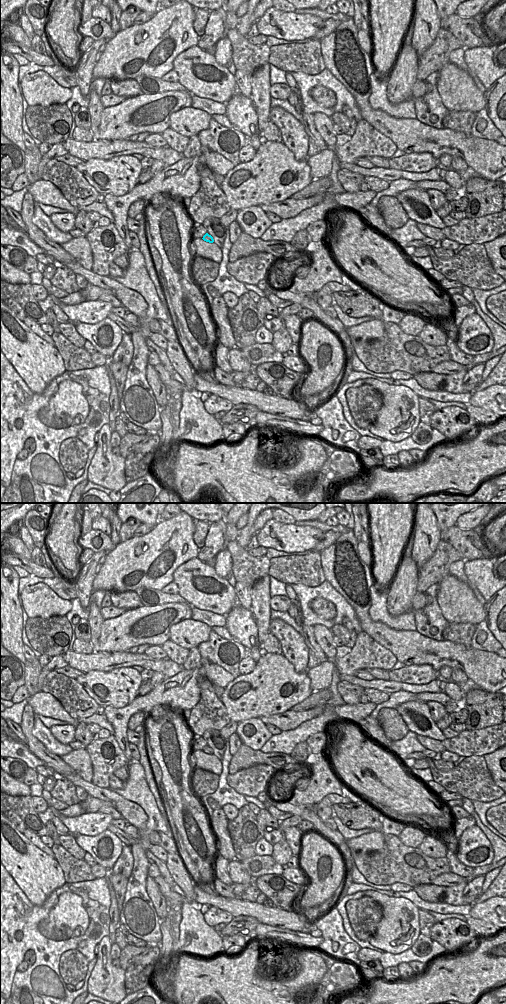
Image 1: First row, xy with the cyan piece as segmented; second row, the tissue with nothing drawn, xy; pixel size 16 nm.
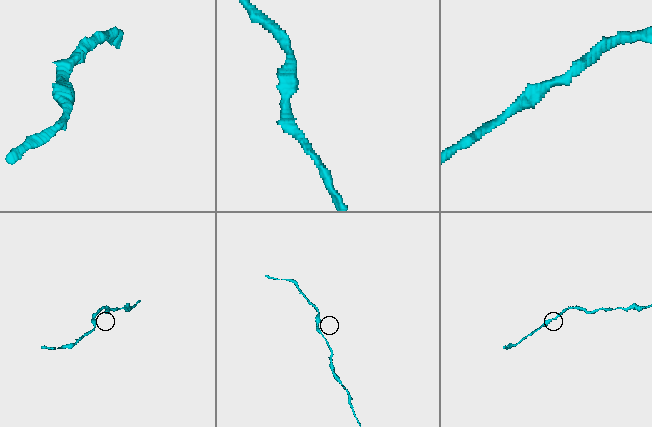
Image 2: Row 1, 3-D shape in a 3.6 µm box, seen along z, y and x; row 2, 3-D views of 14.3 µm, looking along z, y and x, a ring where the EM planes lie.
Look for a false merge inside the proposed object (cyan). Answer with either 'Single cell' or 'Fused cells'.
Single cell

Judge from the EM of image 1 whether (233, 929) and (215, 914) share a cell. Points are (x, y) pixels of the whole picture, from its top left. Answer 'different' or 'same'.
different

